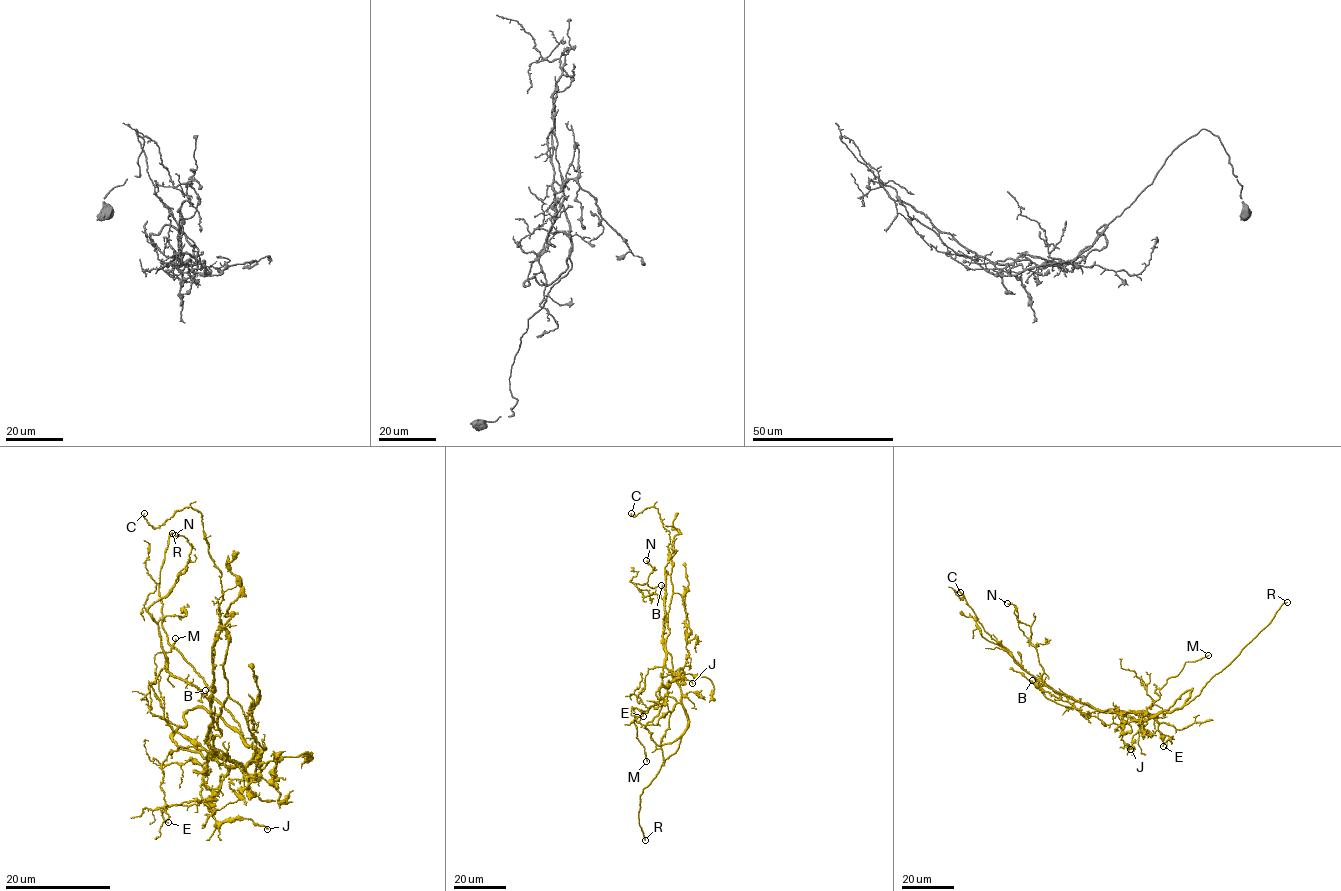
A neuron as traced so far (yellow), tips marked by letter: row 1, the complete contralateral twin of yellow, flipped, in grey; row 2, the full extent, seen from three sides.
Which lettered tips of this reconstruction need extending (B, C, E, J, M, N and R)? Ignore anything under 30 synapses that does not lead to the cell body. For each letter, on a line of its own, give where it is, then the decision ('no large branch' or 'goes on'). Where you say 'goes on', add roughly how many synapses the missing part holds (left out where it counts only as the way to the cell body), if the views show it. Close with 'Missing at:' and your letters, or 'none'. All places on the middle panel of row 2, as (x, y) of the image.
B: (661, 585) | no large branch
C: (631, 513) | no large branch
E: (643, 716) | no large branch
J: (692, 683) | no large branch
M: (646, 761) | no large branch
N: (646, 560) | no large branch
R: (645, 840) | goes on
Missing at: R

